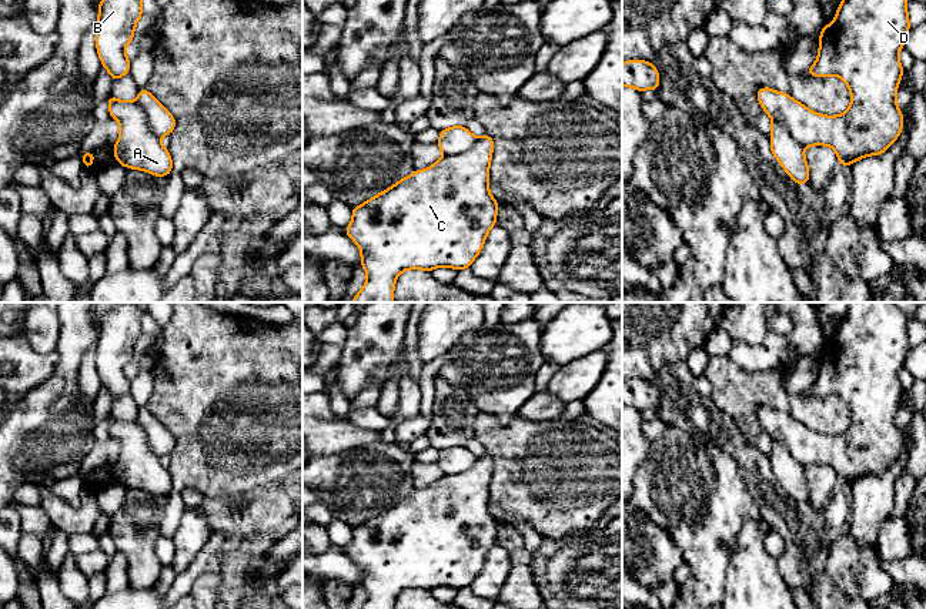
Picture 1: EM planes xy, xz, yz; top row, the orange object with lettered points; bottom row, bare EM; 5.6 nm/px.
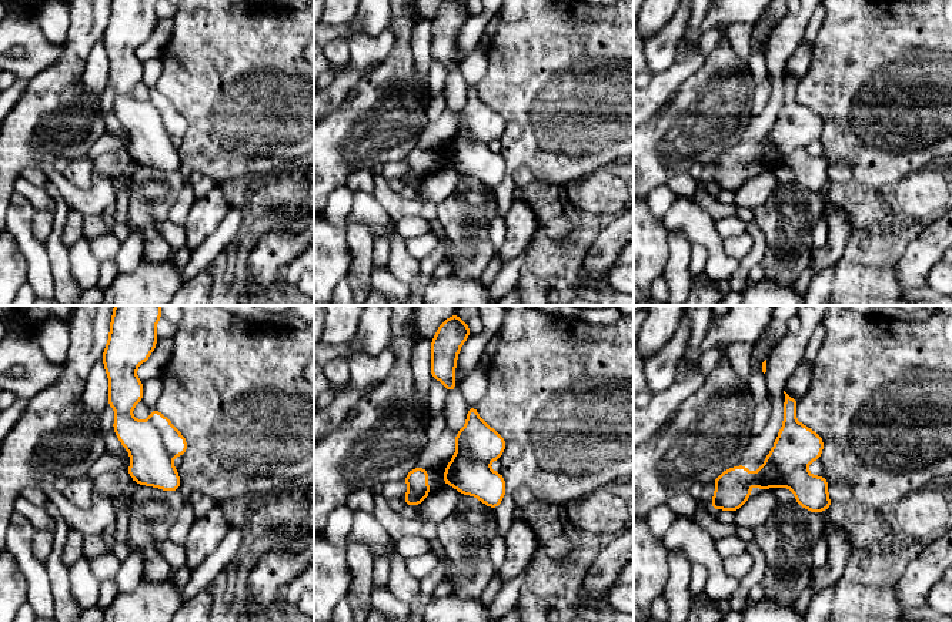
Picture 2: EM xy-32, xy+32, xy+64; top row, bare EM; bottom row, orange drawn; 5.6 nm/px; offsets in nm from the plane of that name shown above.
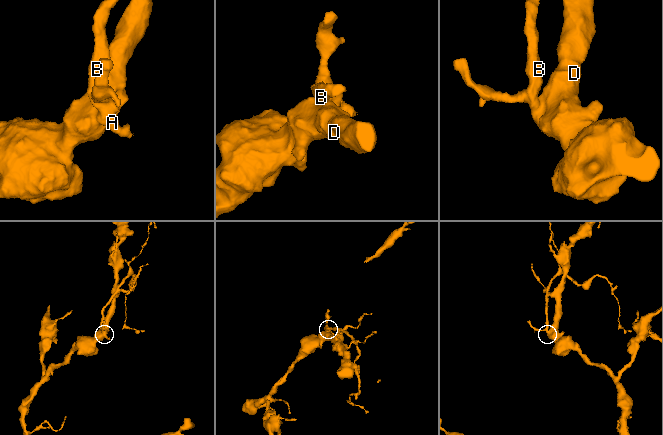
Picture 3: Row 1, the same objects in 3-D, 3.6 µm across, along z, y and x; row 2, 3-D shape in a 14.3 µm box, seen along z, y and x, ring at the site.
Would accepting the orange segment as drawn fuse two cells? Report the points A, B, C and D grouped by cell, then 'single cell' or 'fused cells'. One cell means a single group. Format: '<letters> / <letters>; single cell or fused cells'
A B / C D; fused cells

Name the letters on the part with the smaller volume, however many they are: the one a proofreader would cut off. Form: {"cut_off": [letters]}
{"cut_off": ["A", "B"]}

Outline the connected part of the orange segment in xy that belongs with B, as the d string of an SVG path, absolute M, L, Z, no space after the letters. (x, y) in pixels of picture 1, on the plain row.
M116 302L100 319L96 341L96 367L101 385L108 389L113 402L130 394L130 378L126 365L134 358L134 348L140 337L141 317L146 307L137 302Z

